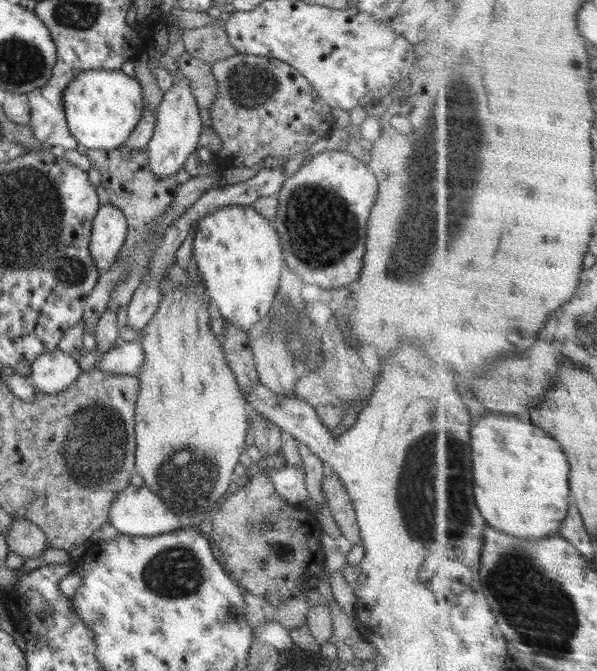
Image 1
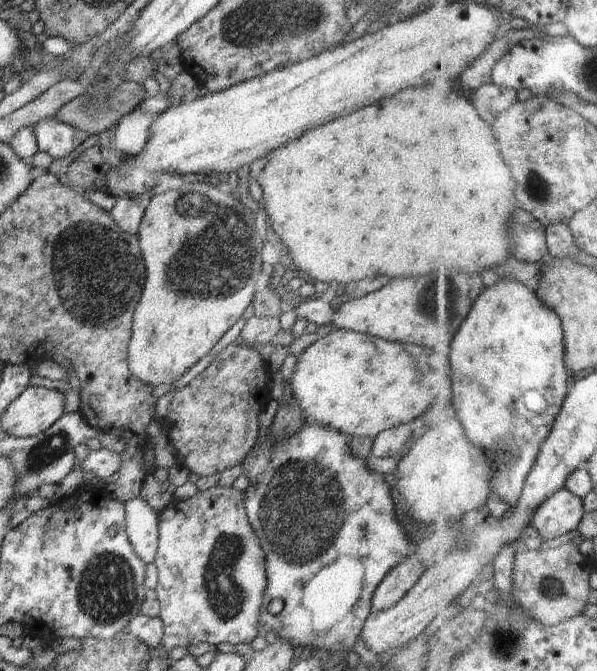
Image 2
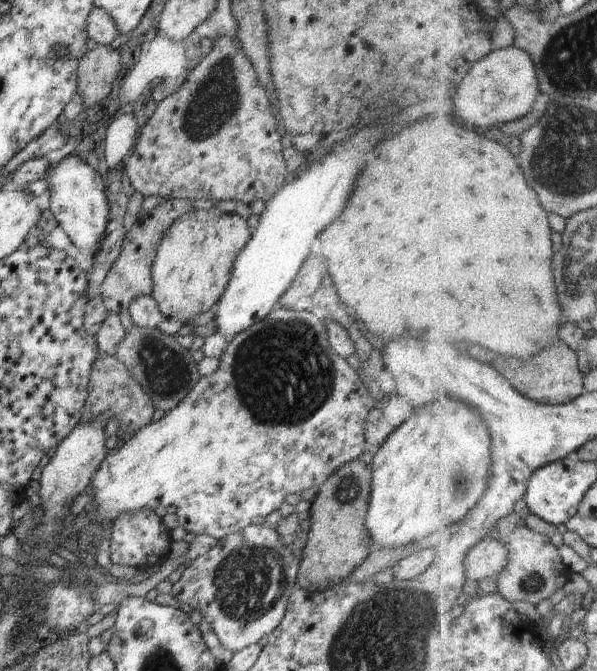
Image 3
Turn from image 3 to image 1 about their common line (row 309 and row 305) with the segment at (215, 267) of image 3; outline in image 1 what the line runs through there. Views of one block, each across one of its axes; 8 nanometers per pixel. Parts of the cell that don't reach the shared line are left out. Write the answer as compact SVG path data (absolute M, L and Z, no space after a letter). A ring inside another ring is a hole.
M192 263L188 274L191 276L191 286L178 286L168 294L161 296L160 305L154 313L150 322L143 328L144 337L140 344L142 346L143 364L137 376L140 382L140 390L135 408L135 467L137 473L144 479L145 486L152 489L154 494L161 498L165 506L168 507L176 516L192 516L192 514L200 514L200 512L208 512L216 508L218 500L228 492L228 487L235 479L234 468L240 462L240 455L244 453L251 438L248 433L249 409L244 394L237 383L236 377L230 366L227 364L225 353L222 351L222 341L218 340L212 330L210 330L210 320L214 315L210 314L208 308L212 305L205 283L202 277L198 275L199 269L196 264Z

